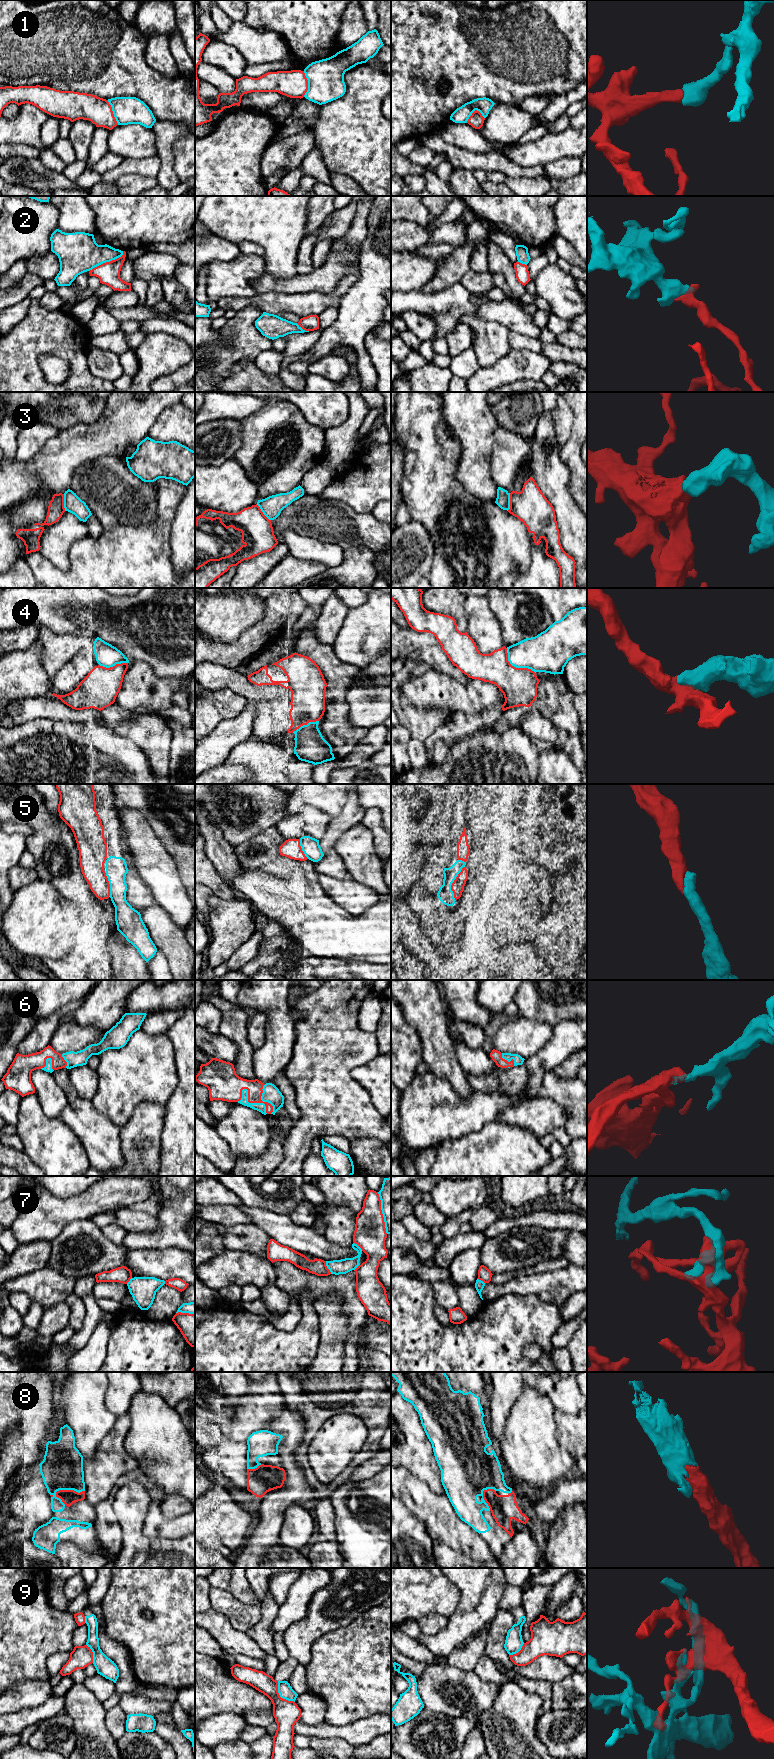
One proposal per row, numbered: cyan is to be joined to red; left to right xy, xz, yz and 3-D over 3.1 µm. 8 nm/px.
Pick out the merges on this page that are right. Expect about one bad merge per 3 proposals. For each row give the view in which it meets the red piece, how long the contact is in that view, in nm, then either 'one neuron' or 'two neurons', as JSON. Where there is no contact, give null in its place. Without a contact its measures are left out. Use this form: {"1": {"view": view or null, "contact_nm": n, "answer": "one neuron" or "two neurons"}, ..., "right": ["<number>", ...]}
{"1": {"view": "xz", "contact_nm": 200, "answer": "two neurons"}, "2": {"view": "xy", "contact_nm": 320, "answer": "two neurons"}, "3": {"view": "yz", "contact_nm": 150, "answer": "two neurons"}, "4": {"view": "yz", "contact_nm": 300, "answer": "two neurons"}, "5": {"view": "yz", "contact_nm": 300, "answer": "one neuron"}, "6": {"view": "xz", "contact_nm": 320, "answer": "one neuron"}, "7": {"view": "xz", "contact_nm": 120, "answer": "two neurons"}, "8": {"view": "xy", "contact_nm": 240, "answer": "one neuron"}, "9": {"view": "xz", "contact_nm": 220, "answer": "two neurons"}, "right": ["5", "6", "8"]}

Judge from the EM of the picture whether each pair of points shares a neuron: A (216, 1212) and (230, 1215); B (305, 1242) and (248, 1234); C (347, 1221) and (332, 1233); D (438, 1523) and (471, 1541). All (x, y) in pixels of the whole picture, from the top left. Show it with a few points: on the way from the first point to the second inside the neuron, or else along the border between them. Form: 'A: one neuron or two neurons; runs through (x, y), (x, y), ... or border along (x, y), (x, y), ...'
A: one neuron; runs through (219, 1215), (227, 1215)
B: two neurons; border along (251, 1222), (260, 1227), (271, 1238)
C: one neuron; runs through (343, 1224), (336, 1231)
D: one neuron; runs through (446, 1525), (463, 1538)

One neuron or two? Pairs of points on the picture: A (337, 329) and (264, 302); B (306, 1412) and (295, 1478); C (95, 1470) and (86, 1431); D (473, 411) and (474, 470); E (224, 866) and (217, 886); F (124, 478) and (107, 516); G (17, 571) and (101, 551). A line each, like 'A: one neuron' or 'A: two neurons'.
A: two neurons
B: two neurons
C: two neurons
D: one neuron
E: two neurons
F: one neuron
G: two neurons

